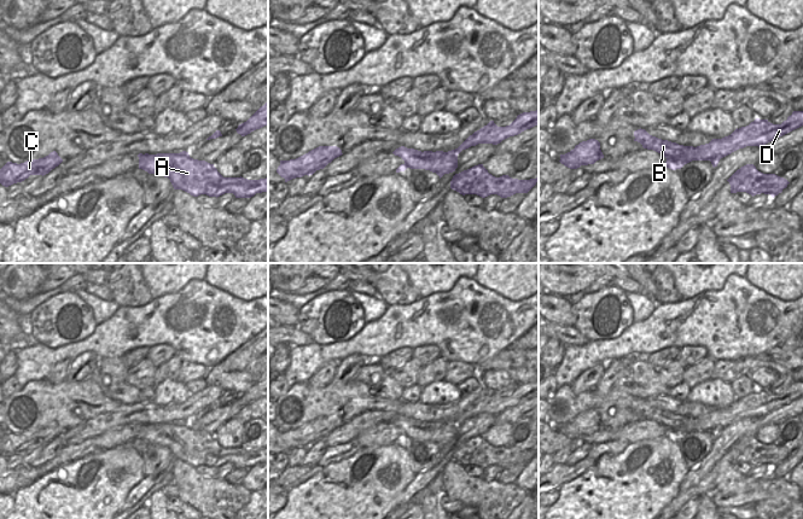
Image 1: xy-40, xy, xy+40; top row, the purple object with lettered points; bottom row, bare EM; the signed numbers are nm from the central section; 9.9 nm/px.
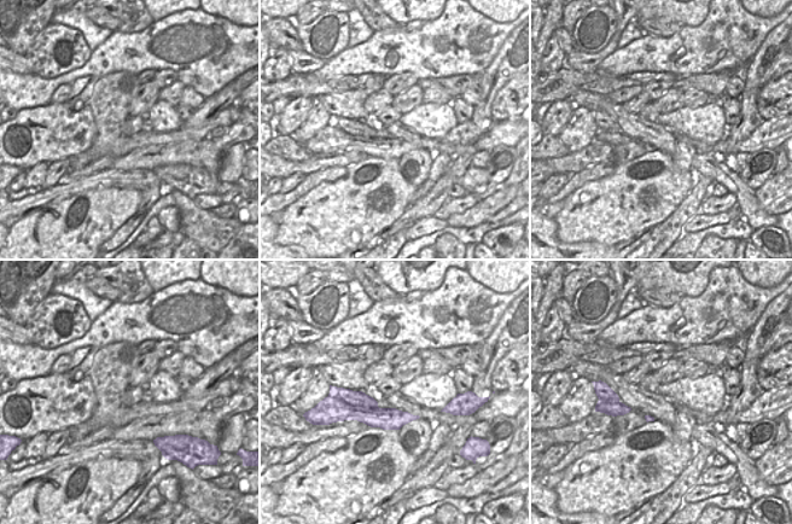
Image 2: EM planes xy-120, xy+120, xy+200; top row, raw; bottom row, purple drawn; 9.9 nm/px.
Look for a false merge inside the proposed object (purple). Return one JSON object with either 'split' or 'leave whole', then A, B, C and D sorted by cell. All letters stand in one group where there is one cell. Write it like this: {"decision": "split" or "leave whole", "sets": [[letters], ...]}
{"decision": "split", "sets": [["A", "B"], ["C", "D"]]}

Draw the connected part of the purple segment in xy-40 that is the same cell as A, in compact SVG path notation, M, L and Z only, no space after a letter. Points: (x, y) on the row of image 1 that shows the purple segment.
M188 152L139 153L138 157L139 169L168 177L174 189L182 189L193 197L206 194L217 198L225 193L233 193L235 198L251 198L256 193L268 192L268 177L223 177L214 164L193 159Z

